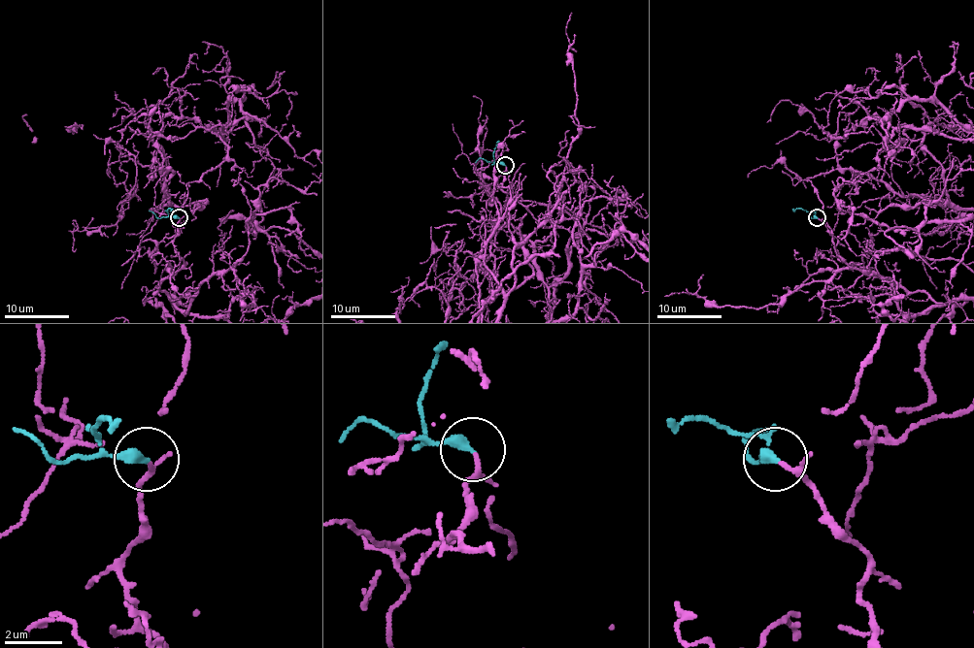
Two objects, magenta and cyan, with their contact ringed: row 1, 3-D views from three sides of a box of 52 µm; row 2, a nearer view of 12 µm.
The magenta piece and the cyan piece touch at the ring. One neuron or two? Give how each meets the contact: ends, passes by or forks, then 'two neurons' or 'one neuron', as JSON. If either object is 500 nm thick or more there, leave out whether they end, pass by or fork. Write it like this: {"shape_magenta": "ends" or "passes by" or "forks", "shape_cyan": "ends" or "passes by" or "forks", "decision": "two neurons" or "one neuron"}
{"shape_magenta": "passes by", "shape_cyan": "ends", "decision": "one neuron"}

